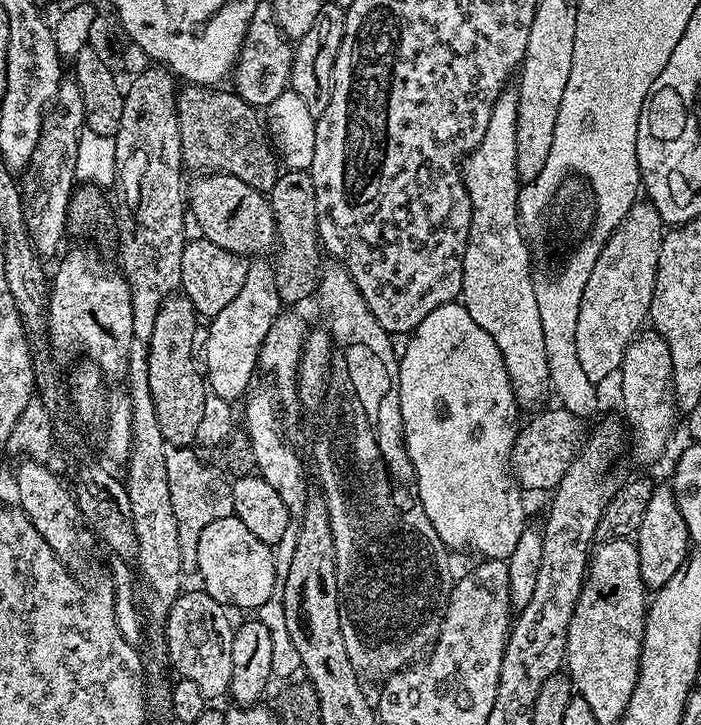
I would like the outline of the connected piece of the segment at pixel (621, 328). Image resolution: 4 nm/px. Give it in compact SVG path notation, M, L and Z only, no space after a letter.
M637 202L622 218L622 222L610 234L610 238L600 245L600 253L594 262L594 270L590 270L590 278L586 281L586 290L582 290L582 306L578 306L578 359L586 378L594 385L603 385L608 375L619 373L620 363L630 346L632 339L645 327L649 319L648 311L652 295L656 289L656 271L658 270L658 254L662 250L666 225L658 210L647 202Z

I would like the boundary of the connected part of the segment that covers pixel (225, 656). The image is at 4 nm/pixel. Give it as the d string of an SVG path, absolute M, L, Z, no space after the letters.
M181 591L174 606L170 606L170 614L164 624L164 641L168 643L167 663L172 663L179 679L195 682L208 702L216 702L219 696L229 695L234 624L228 621L227 614L225 605L205 591Z

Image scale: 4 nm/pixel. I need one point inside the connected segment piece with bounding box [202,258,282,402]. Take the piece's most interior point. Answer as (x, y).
(234, 337)

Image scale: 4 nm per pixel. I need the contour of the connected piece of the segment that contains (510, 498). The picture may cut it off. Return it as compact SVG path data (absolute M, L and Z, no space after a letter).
M453 302L438 306L438 310L430 310L430 314L426 314L426 318L422 318L422 322L417 326L416 331L408 336L406 354L399 357L399 361L400 409L402 410L402 422L404 423L404 445L408 451L410 462L416 471L416 491L420 498L420 504L426 510L426 518L430 518L434 530L438 530L444 545L452 546L452 543L456 540L457 512L460 515L461 522L464 523L465 530L468 531L469 542L476 544L478 551L484 552L480 554L486 554L489 560L503 559L504 554L514 550L512 532L522 532L526 527L526 520L524 520L524 500L520 497L522 489L509 473L508 476L504 473L504 467L507 469L510 464L512 445L516 442L518 405L516 395L512 389L512 379L508 376L506 366L502 362L502 350L498 350L498 346L494 346L494 338L490 338L490 334L486 334L486 330L482 330L482 326L478 326L478 322L474 322L474 318L470 318L470 314L465 310L463 303Z

